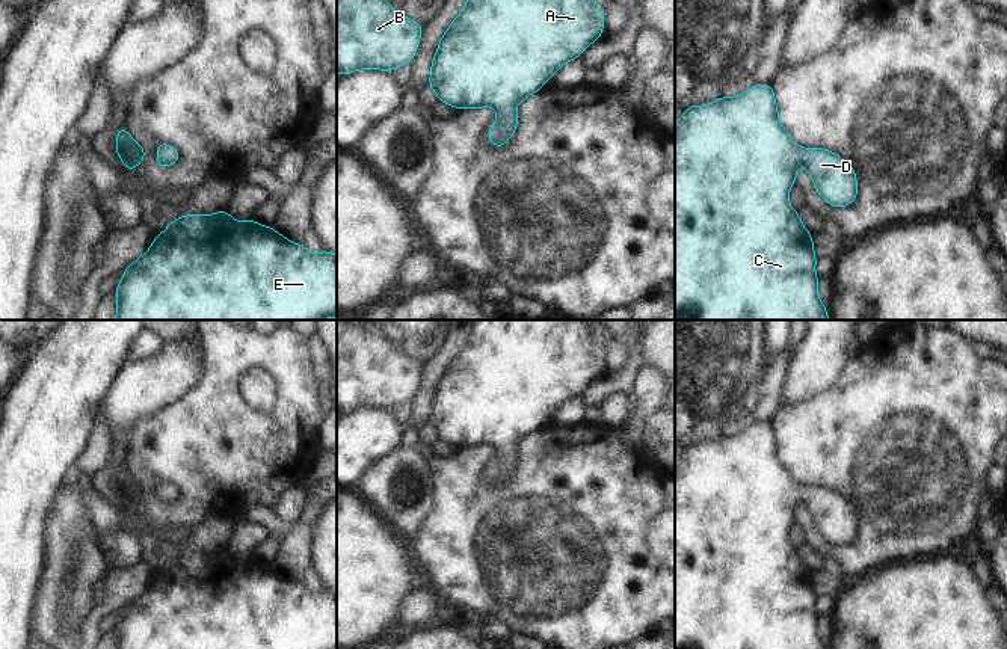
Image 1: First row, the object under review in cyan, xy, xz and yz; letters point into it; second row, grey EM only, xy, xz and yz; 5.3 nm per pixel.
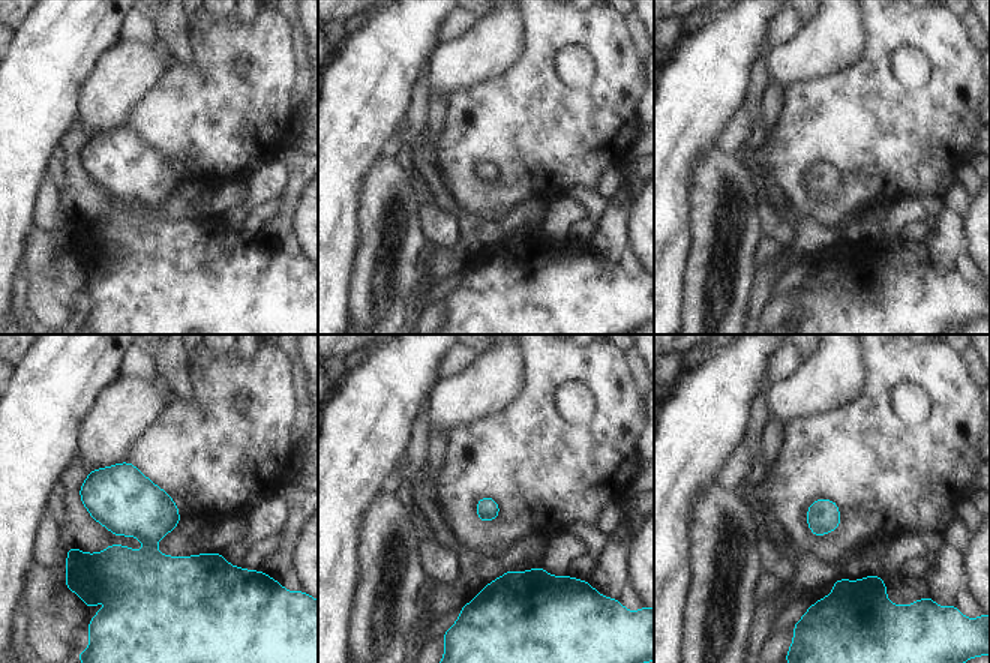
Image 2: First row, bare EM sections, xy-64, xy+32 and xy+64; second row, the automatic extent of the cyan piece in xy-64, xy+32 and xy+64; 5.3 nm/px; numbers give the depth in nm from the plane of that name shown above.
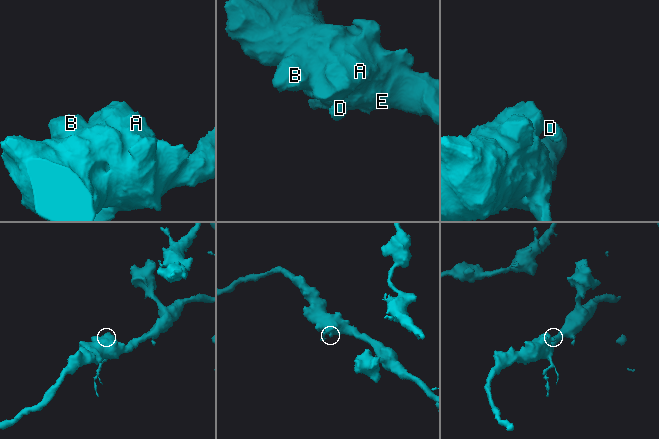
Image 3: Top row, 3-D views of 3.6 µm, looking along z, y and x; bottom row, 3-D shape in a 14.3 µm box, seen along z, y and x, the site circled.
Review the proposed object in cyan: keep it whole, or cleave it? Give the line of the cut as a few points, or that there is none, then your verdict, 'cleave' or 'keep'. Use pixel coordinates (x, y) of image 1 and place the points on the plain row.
cut none; keep

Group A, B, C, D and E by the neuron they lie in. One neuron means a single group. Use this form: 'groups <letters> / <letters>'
groups A B C D E

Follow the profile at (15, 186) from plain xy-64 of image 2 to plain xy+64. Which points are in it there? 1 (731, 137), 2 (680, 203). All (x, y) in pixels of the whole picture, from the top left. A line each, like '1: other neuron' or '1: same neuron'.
1: other neuron
2: same neuron

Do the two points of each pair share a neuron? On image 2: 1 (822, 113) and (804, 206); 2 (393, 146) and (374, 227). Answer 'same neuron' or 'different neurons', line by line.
1: same neuron
2: different neurons

